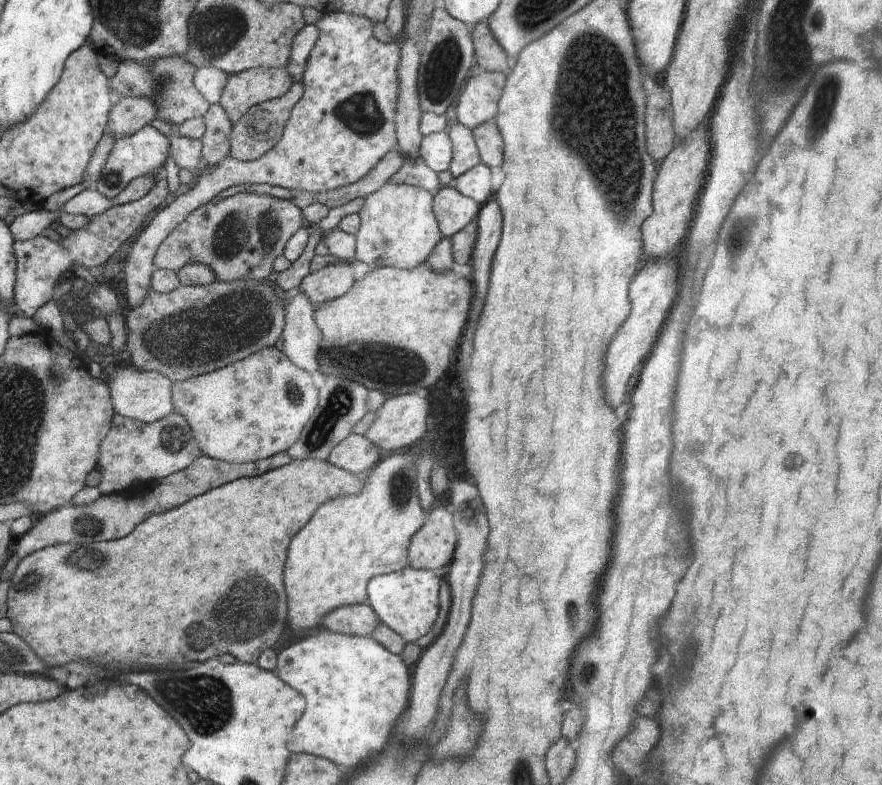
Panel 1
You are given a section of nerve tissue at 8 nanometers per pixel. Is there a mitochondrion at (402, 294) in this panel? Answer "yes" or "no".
no

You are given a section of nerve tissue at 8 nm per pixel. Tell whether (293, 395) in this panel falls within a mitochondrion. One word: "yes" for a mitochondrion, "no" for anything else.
yes

